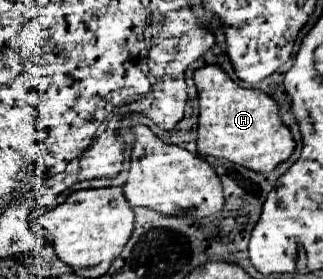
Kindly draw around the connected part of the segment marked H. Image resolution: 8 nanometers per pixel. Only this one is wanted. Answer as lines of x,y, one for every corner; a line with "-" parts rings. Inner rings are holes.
219,64
197,68
193,82
199,92
197,152
201,156
225,158
255,172
271,172
293,154
293,134
283,124
279,104
269,94
237,86

